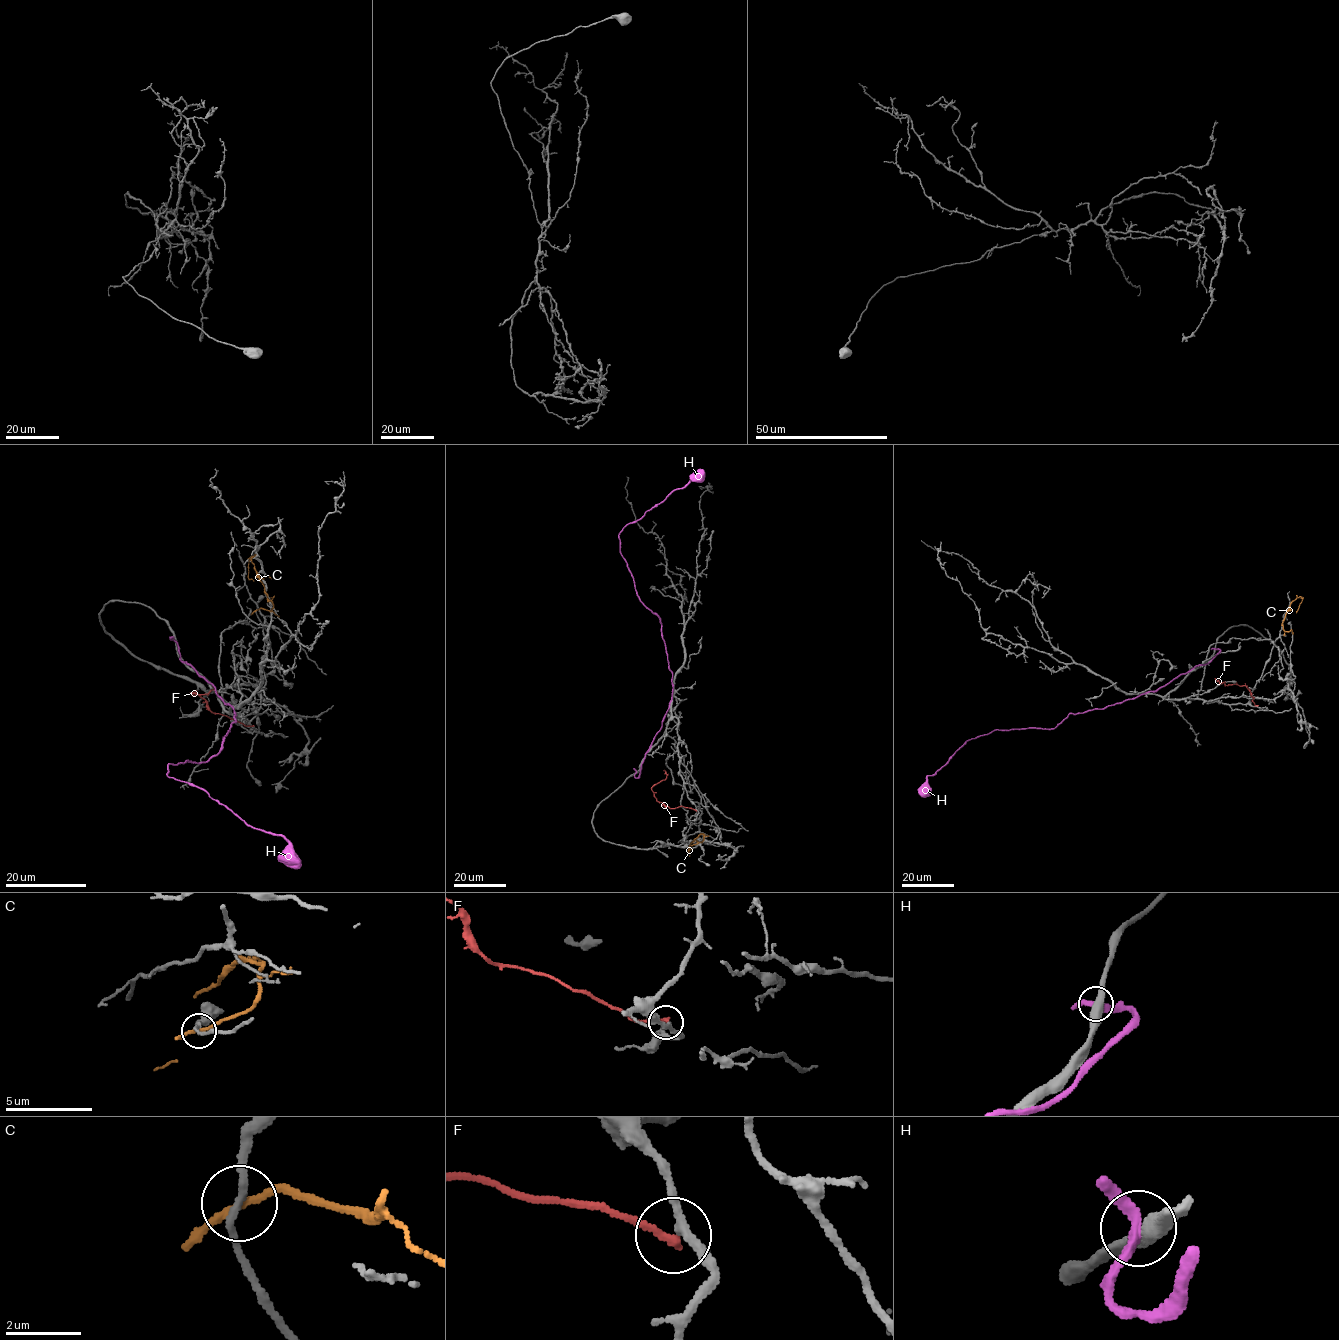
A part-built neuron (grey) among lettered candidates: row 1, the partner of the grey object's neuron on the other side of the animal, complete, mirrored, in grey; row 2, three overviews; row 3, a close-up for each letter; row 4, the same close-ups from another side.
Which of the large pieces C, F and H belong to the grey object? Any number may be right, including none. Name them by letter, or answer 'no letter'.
no letter

